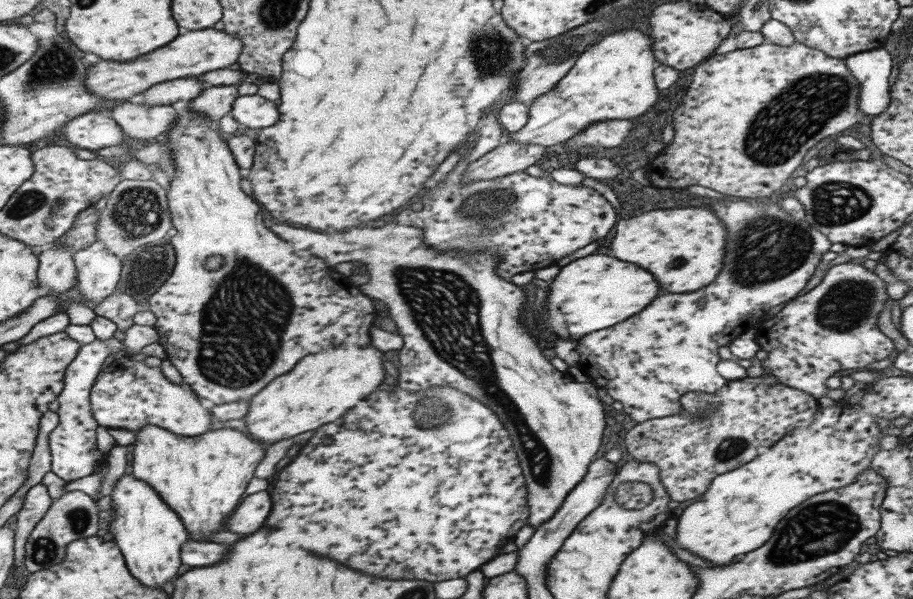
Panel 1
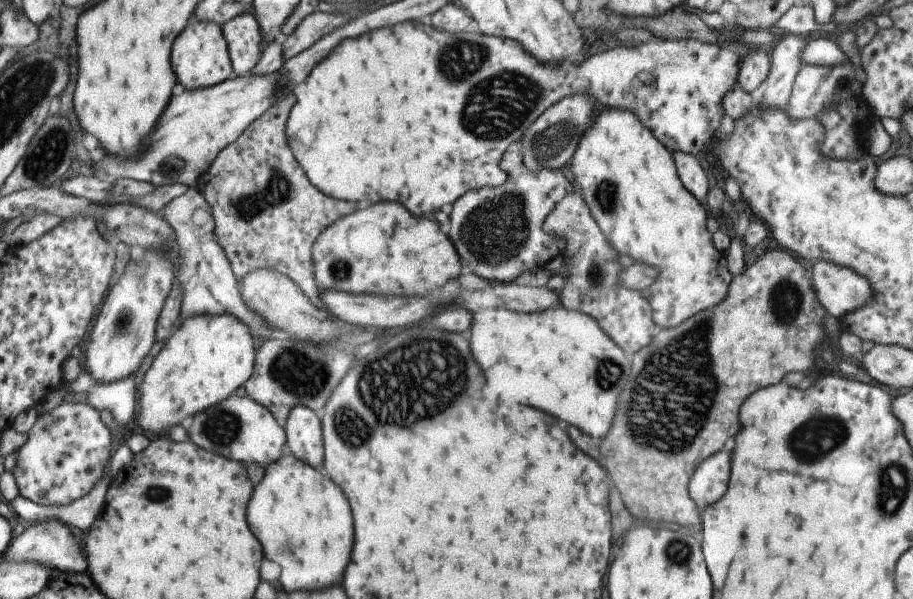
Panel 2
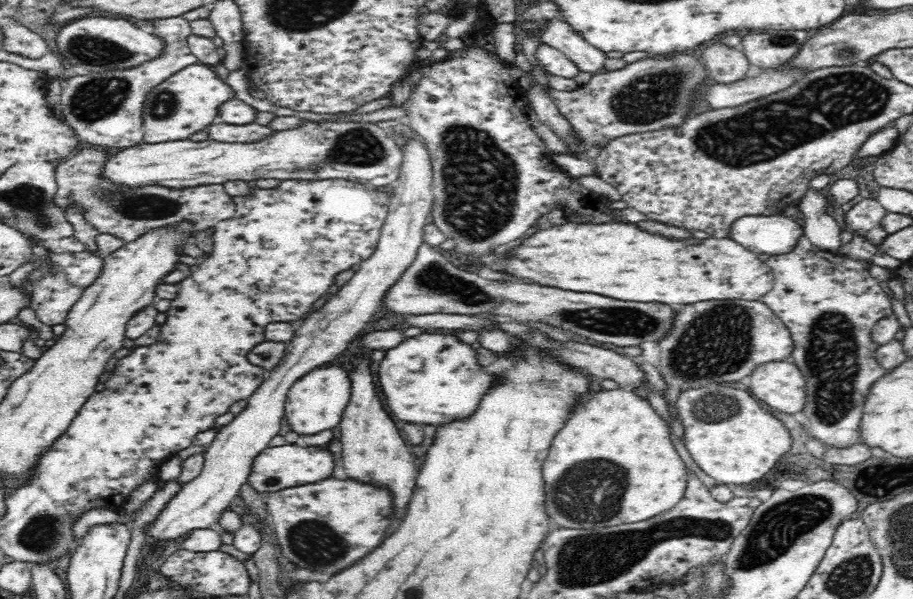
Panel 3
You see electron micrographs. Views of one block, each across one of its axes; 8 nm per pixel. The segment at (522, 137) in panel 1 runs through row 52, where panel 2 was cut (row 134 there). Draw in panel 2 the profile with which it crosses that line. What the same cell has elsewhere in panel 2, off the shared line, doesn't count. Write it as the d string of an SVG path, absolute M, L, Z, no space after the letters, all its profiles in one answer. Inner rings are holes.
M603 108L601 114L597 114L597 118L585 128L583 138L579 138L579 146L565 172L571 176L575 190L583 196L597 226L619 256L627 254L639 264L647 264L657 270L657 280L649 286L649 306L657 330L677 328L687 318L717 306L725 298L733 274L727 268L725 252L717 252L713 248L711 234L705 230L709 214L681 186L669 152L635 118L635 114L621 108Z

